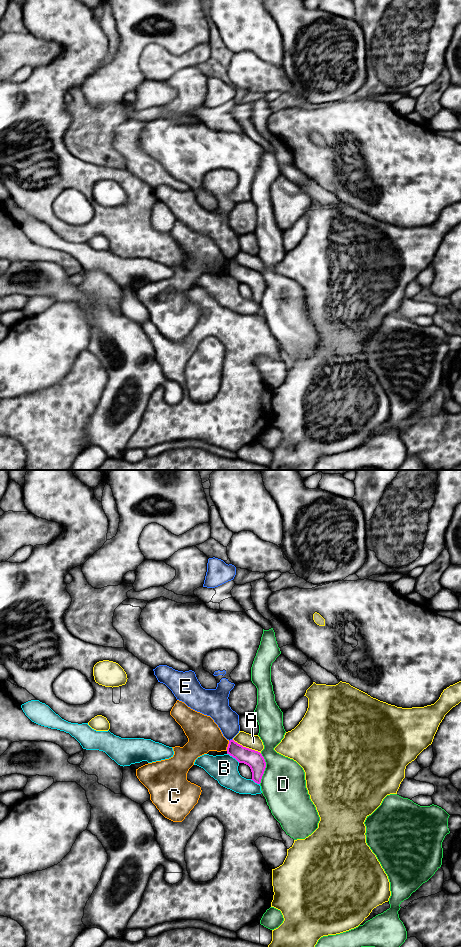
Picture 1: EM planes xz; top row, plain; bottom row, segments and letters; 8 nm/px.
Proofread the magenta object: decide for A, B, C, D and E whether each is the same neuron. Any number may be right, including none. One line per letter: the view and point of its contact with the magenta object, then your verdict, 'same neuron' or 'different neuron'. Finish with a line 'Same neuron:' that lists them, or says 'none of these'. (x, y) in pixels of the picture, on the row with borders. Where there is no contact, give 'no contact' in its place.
A: xz (245, 747) | different neuron
B: xz (233, 757) | different neuron
C: xz (228, 746) | different neuron
D: xz (265, 767) | different neuron
E: xz (230, 740) | different neuron
Same neuron: none of these

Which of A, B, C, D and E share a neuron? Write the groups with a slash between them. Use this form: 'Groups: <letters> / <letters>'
Groups: A / B / C / D / E

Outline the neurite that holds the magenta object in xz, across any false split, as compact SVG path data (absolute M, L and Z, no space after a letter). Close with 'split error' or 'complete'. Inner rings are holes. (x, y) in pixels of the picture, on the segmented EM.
M232 739L229 741L227 754L235 758L239 763L248 765L252 772L251 780L257 784L261 783L266 762L260 752L243 747Z; complete

